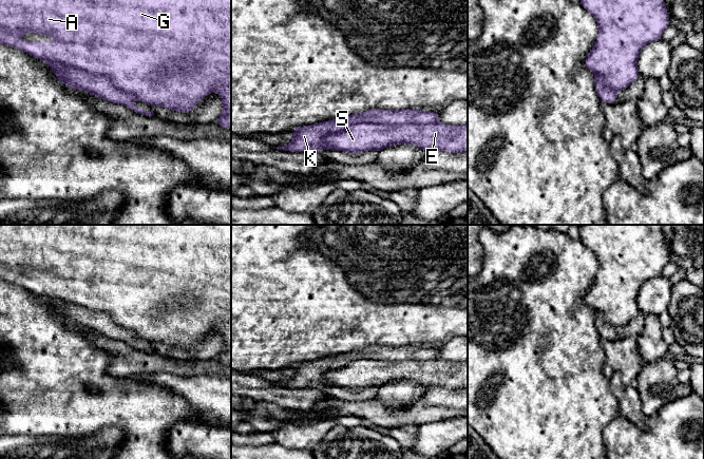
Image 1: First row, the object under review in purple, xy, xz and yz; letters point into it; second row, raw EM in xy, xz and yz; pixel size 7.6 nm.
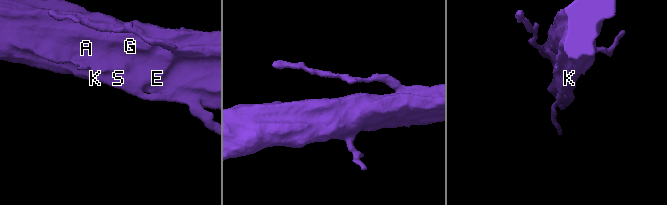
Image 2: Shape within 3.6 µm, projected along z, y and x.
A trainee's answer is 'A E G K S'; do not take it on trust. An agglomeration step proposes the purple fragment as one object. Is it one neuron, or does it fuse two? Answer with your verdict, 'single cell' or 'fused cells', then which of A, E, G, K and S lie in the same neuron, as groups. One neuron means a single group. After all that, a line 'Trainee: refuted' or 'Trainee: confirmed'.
fused cells; groups A E G S / K
Trainee: refuted

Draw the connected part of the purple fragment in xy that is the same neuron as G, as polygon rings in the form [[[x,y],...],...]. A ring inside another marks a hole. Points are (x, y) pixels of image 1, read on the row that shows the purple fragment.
[[[0,0],[0,43],[15,47],[18,51],[23,51],[30,56],[47,63],[61,63],[66,66],[82,70],[90,74],[109,77],[115,87],[126,91],[130,94],[130,96],[134,96],[137,100],[142,101],[151,107],[160,106],[171,111],[188,114],[208,94],[217,92],[223,100],[223,113],[221,115],[231,113],[231,0]],[[27,32],[32,34],[38,34],[40,36],[53,36],[57,41],[51,43],[27,41],[18,42],[17,39],[21,36],[24,37]]]

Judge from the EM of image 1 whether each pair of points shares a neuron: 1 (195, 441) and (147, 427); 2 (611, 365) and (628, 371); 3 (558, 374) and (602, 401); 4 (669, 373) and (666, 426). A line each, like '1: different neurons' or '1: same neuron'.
1: different neurons
2: same neuron
3: same neuron
4: different neurons

